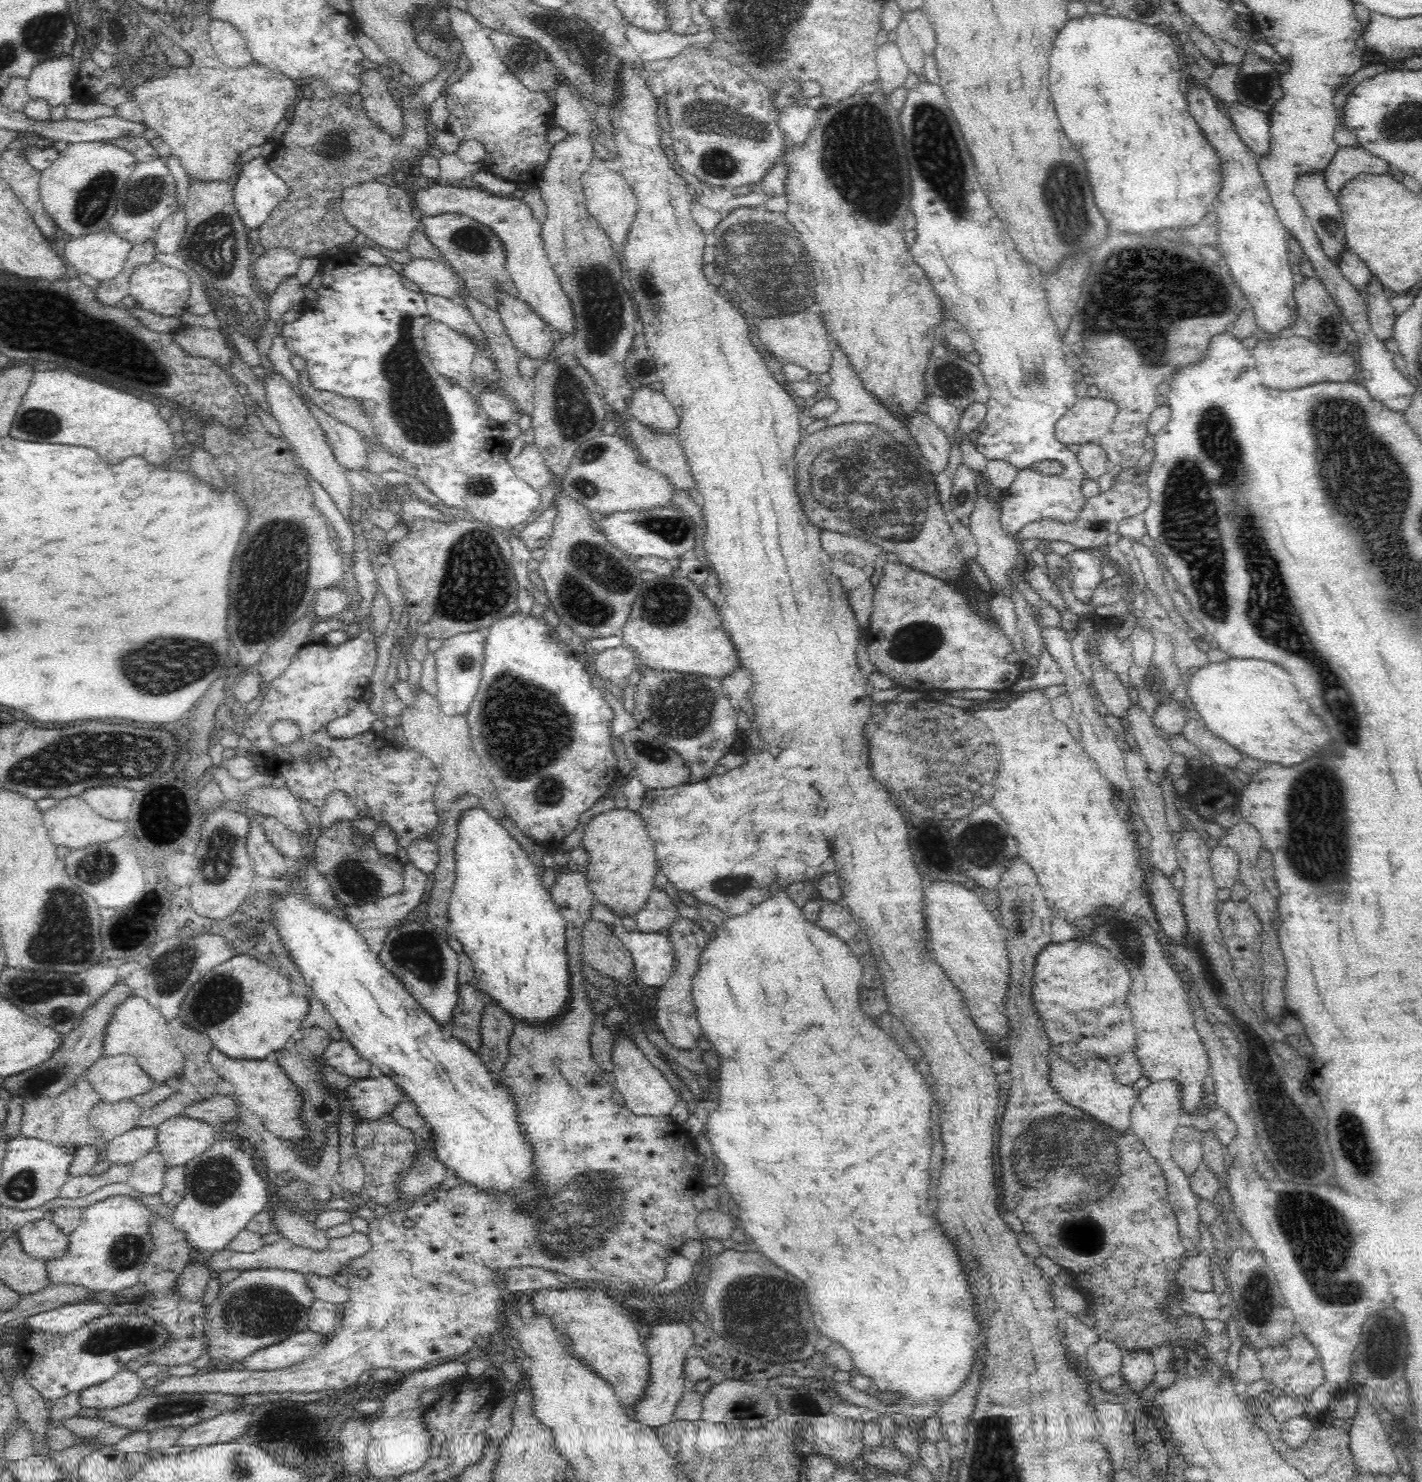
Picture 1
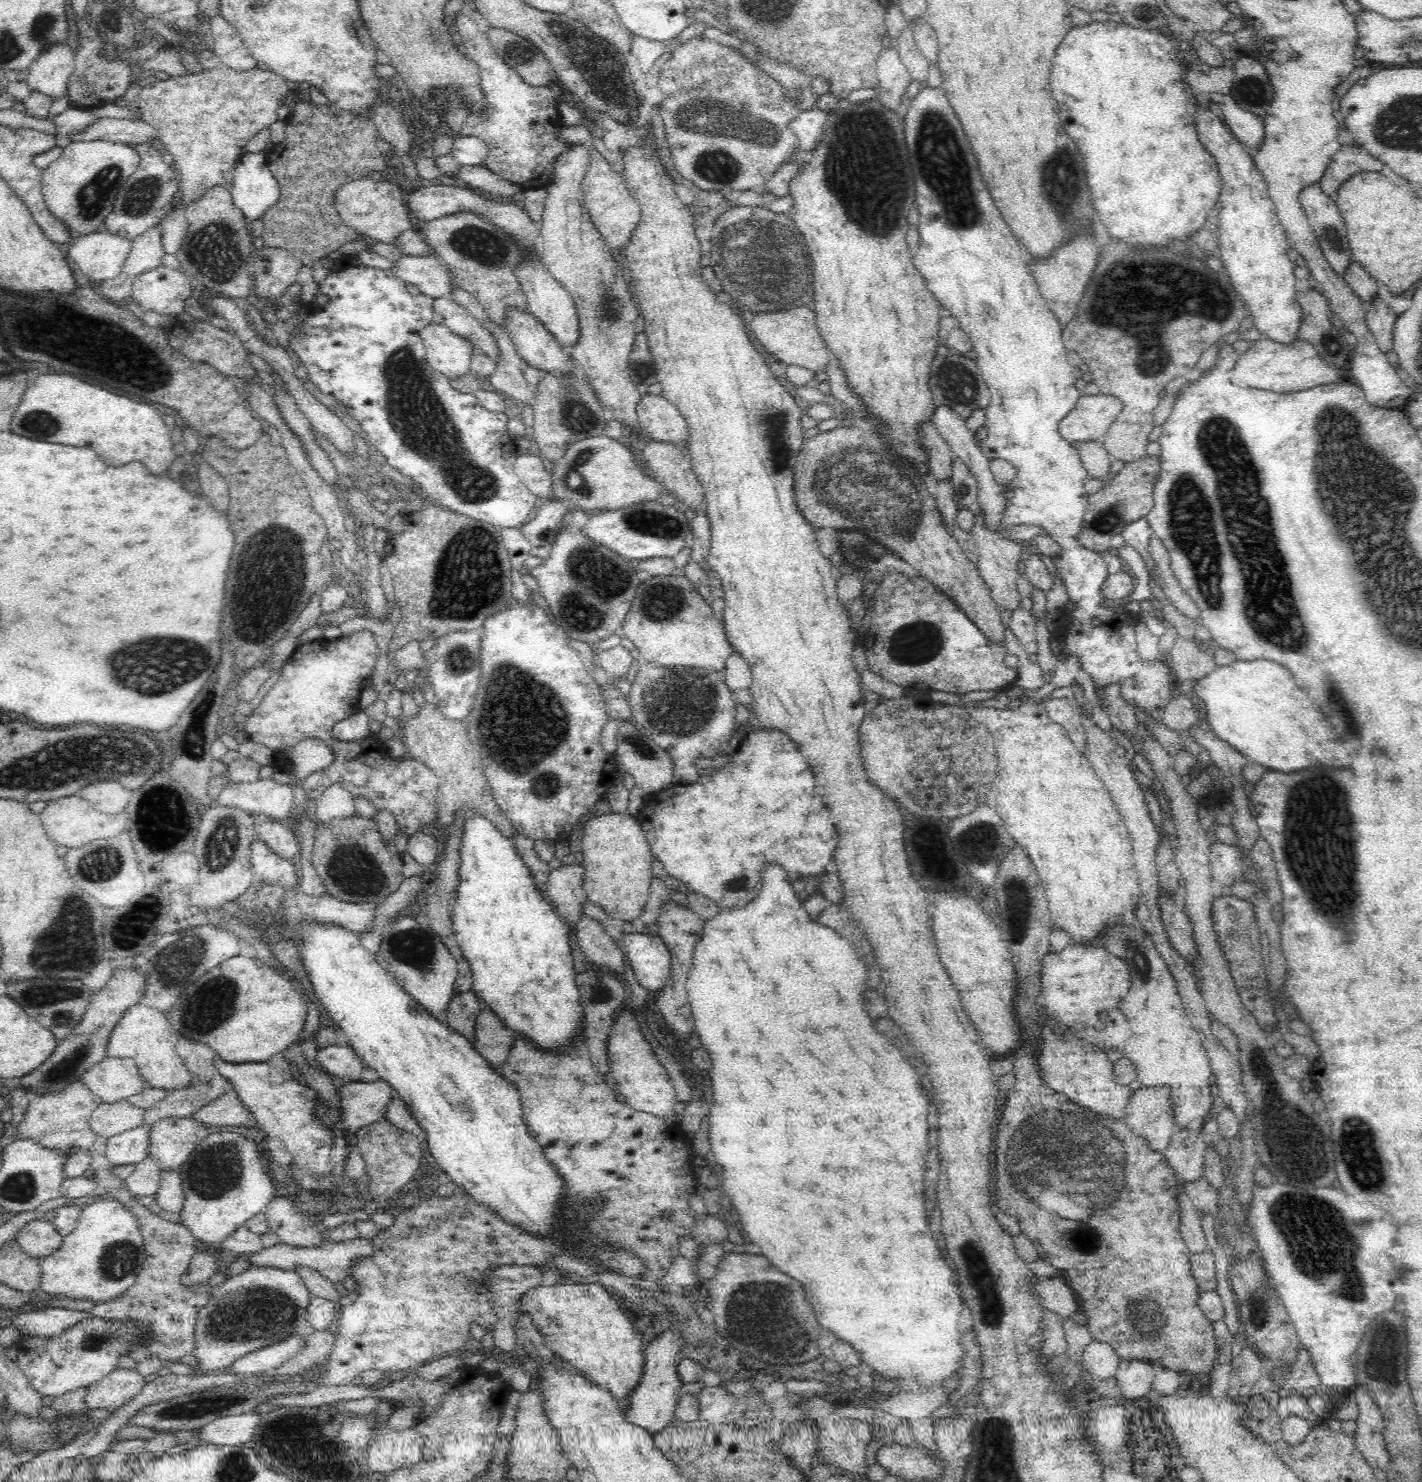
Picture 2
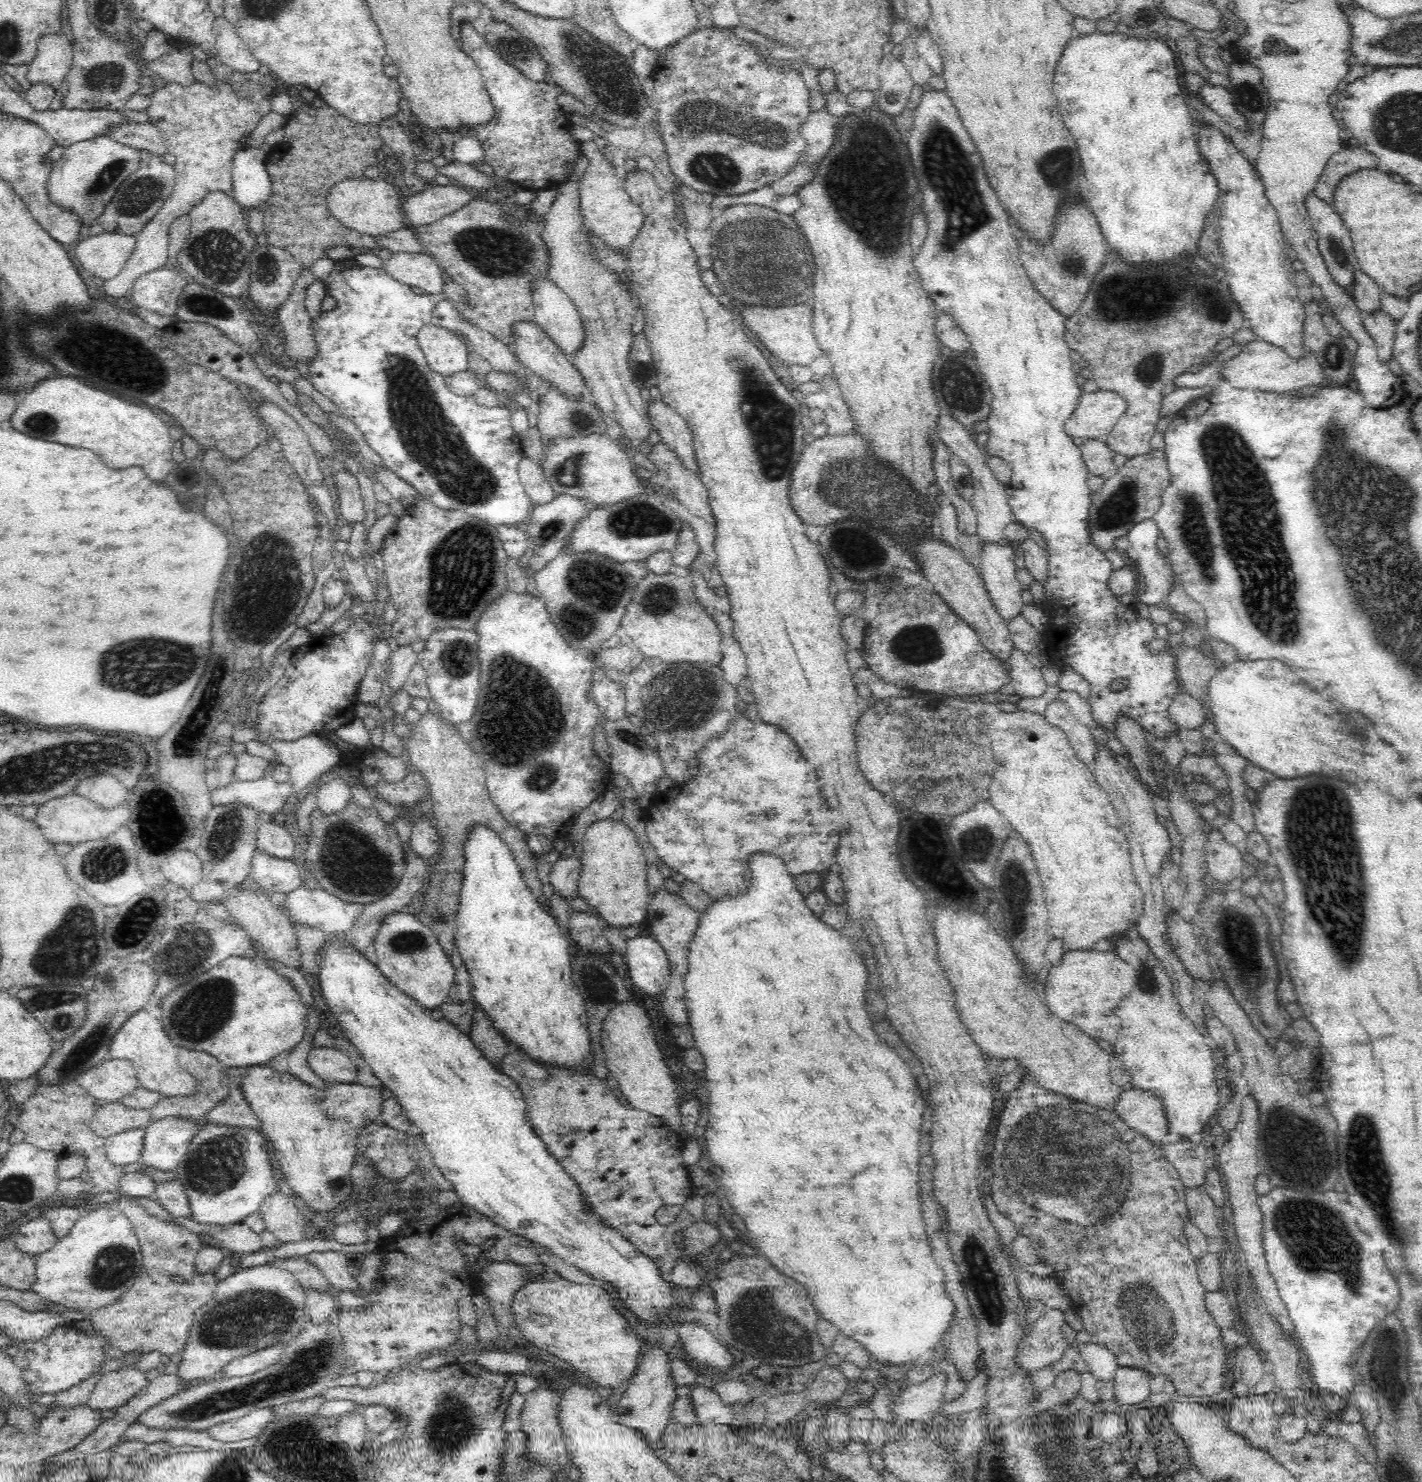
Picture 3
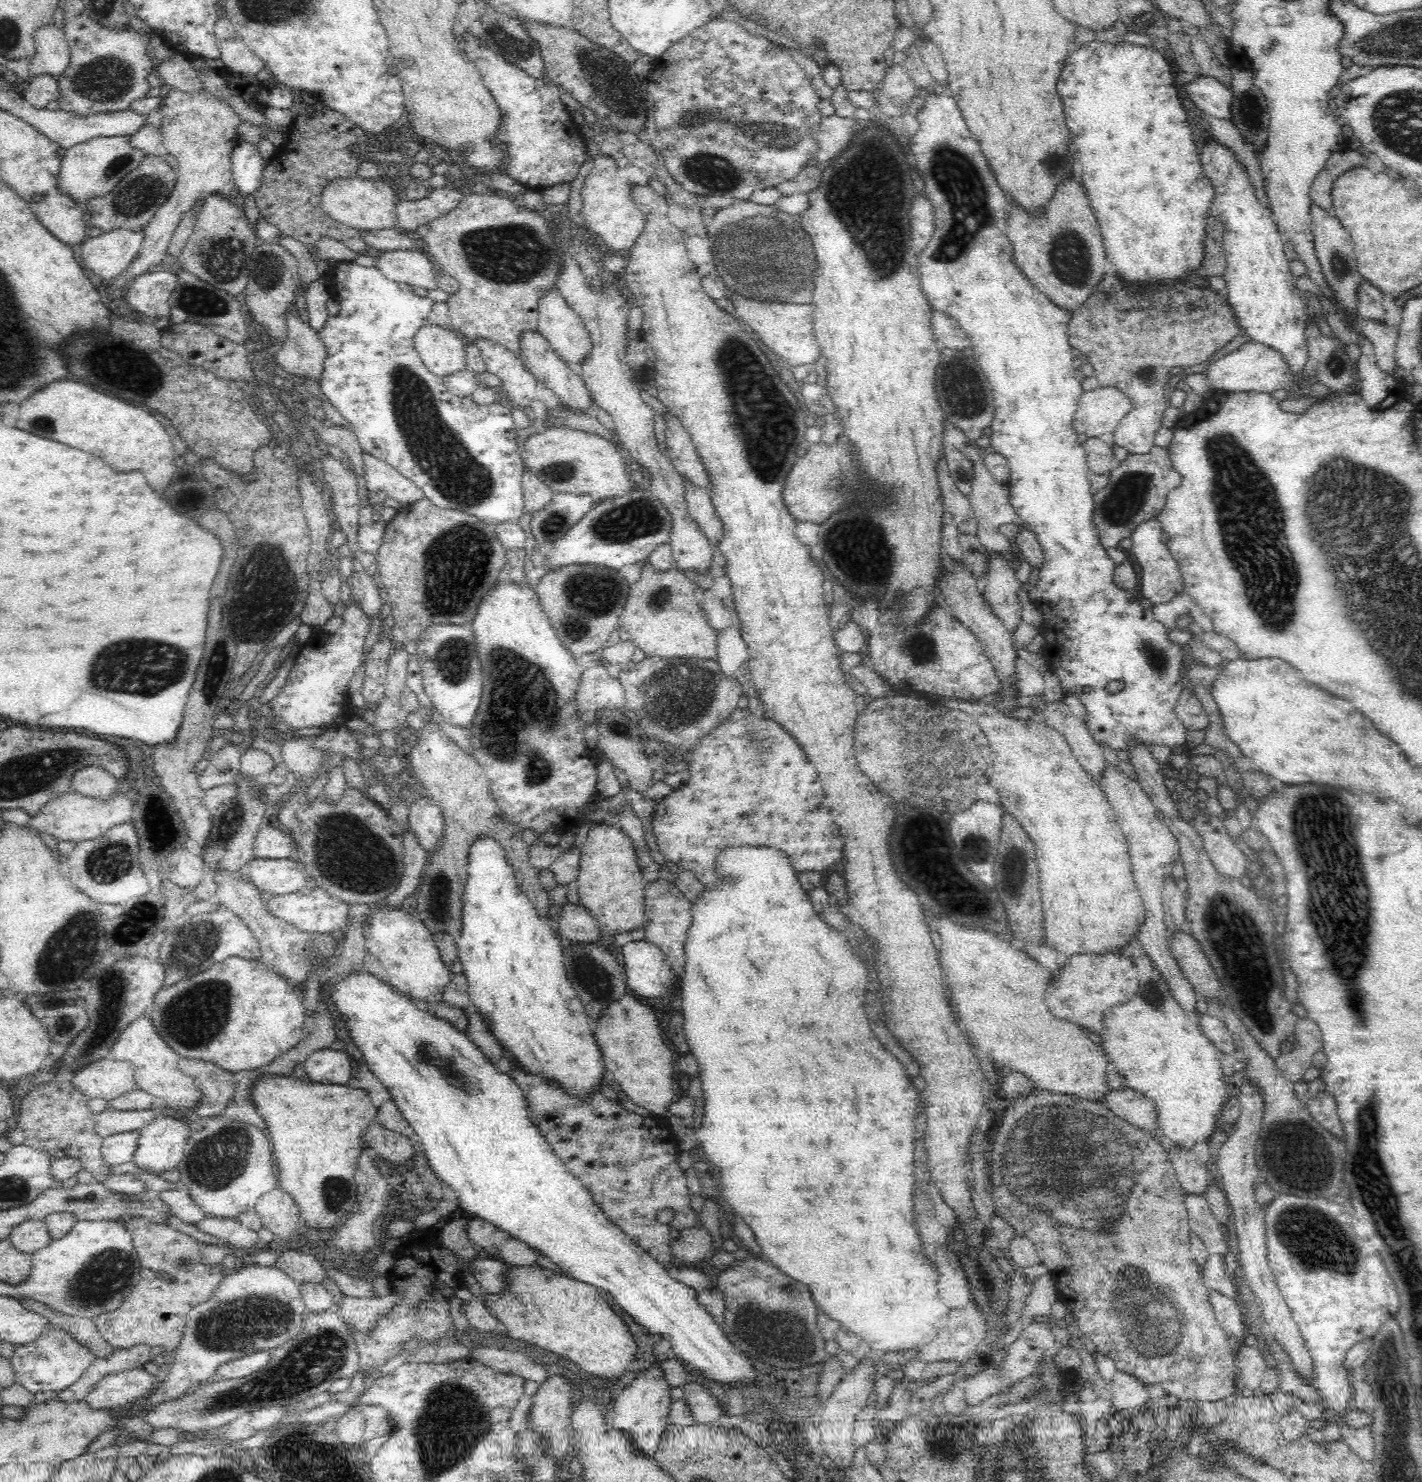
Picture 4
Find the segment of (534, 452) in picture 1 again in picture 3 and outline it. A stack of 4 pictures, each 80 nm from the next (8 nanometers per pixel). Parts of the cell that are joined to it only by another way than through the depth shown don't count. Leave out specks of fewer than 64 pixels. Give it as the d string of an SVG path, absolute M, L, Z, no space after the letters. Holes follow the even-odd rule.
M523 456L517 464L517 473L534 505L546 504L555 497L540 462Z

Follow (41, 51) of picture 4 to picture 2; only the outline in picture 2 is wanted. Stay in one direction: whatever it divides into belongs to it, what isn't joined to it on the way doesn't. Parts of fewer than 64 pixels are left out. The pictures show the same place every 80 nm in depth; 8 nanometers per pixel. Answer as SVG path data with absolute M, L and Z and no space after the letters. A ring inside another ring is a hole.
M66 43L42 51L27 72L30 92L44 94L52 102L67 95L68 81L75 69L75 52Z

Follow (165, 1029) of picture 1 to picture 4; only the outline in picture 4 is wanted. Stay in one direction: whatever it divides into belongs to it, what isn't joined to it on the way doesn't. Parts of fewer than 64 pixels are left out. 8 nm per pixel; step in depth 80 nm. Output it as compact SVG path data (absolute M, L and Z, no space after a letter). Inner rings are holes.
M146 1014L126 1025L111 1046L109 1057L114 1061L128 1061L134 1067L137 1086L155 1098L162 1098L166 1108L179 1118L186 1119L188 1110L200 1098L200 1089L195 1080L180 1070L179 1054L162 1040L151 1017Z

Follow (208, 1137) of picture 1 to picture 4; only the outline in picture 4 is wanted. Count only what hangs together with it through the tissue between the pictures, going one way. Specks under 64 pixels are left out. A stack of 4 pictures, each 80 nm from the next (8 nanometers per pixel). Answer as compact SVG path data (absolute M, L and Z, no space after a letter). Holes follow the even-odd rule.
M177 1116L156 1117L139 1130L133 1162L153 1173L170 1172L183 1159L191 1130L186 1119Z

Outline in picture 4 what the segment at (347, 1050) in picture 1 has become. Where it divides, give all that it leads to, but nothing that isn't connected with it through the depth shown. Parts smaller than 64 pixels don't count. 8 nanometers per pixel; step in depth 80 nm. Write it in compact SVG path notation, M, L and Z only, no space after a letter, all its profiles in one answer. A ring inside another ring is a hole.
M332 1047L314 1050L303 1062L307 1076L322 1084L347 1085L353 1079L352 1058Z

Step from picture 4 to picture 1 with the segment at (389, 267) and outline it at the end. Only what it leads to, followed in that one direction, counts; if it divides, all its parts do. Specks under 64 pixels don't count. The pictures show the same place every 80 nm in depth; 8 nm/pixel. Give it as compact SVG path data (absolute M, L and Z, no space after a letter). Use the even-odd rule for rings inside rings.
M414 259L414 262L405 264L403 267L403 274L418 285L422 293L456 301L462 300L465 296L461 280L444 261Z

